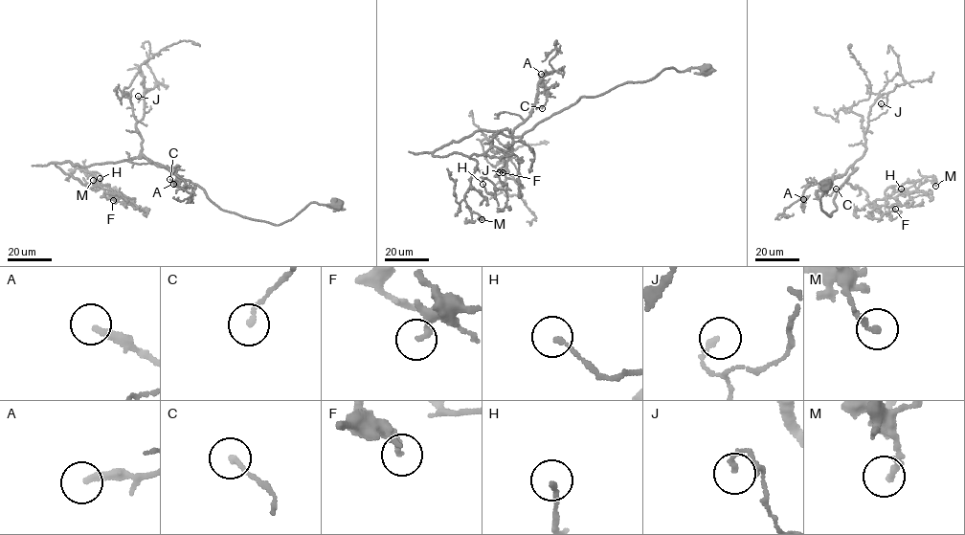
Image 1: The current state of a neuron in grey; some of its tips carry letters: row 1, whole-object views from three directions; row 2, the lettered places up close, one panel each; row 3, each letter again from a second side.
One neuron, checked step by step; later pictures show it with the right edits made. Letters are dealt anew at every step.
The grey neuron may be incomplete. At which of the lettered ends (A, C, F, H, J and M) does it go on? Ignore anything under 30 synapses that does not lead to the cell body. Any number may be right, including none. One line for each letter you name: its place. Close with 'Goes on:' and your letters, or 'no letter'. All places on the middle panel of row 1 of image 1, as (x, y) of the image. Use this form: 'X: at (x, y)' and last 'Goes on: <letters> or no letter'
Goes on: no letter

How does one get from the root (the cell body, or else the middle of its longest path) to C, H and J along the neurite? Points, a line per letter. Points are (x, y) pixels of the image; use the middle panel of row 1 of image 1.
C: (706, 70), (667, 67), (648, 79), (581, 98), (511, 135), (547, 90), (542, 108)
H: (706, 70), (667, 67), (581, 98), (521, 136), (478, 129), (433, 153), (475, 159), (495, 193), (482, 184)
J: (706, 70), (667, 67), (581, 98), (521, 136), (511, 133), (512, 149), (503, 151), (513, 179), (503, 172)

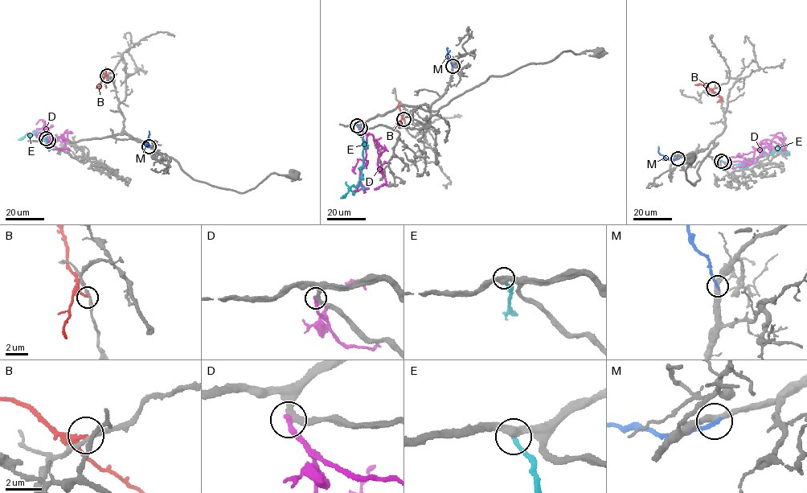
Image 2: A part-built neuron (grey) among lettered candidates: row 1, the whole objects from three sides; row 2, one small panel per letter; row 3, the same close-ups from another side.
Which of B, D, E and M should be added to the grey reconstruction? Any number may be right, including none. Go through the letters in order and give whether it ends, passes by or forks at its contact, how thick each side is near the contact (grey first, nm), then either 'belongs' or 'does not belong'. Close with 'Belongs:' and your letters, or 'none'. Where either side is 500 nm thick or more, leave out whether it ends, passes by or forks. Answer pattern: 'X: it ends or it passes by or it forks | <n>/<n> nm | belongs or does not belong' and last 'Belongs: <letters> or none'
B: it ends | 240/220 nm | does not belong
D: it ends | 280/320 nm | does not belong
E: it ends | 440/220 nm | belongs
M: it ends | 380/240 nm | does not belong
Belongs: E

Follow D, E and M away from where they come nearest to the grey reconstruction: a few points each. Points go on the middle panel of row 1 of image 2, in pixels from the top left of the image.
D: (360, 128), (366, 134), (371, 134), (383, 149), (377, 163), (386, 182), (374, 190)
E: (357, 125), (363, 140), (361, 178), (355, 186), (351, 186), (340, 198)
M: (452, 65), (446, 48)

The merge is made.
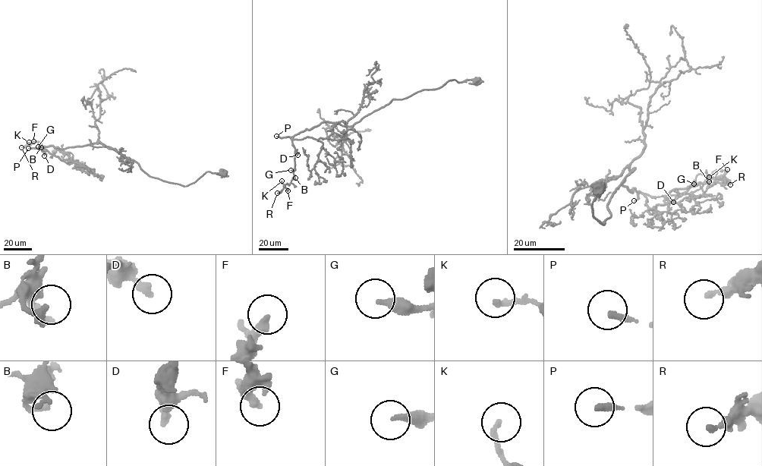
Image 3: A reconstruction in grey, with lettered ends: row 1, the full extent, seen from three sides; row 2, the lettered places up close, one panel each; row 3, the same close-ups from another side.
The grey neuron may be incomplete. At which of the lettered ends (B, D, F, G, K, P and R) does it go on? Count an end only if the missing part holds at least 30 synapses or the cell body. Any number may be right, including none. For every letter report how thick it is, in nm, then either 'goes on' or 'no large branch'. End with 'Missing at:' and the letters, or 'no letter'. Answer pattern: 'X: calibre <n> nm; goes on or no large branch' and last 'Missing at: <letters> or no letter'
B: calibre 260 nm; no large branch
D: calibre 280 nm; no large branch
F: calibre 320 nm; no large branch
G: calibre 300 nm; goes on
K: calibre 190 nm; no large branch
P: calibre 220 nm; goes on
R: calibre 240 nm; no large branch
Missing at: G, P

